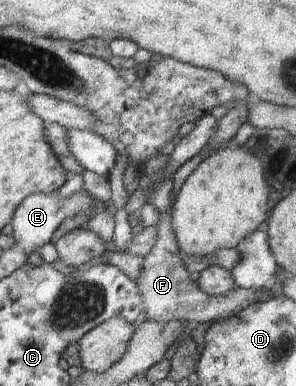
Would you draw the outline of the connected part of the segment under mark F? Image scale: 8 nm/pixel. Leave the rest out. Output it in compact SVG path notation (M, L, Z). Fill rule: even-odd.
M171 196L171 210L167 214L161 214L161 220L157 224L157 242L153 246L153 250L143 260L141 264L141 276L134 282L143 298L144 317L146 320L155 322L169 322L169 320L183 320L183 322L207 324L207 322L215 322L220 320L223 314L233 314L247 306L265 300L265 298L277 298L277 294L269 294L266 288L259 290L251 290L251 288L233 288L231 292L225 296L209 296L205 294L197 283L189 278L189 272L183 266L183 260L179 256L178 242L172 227L172 208L175 200Z

